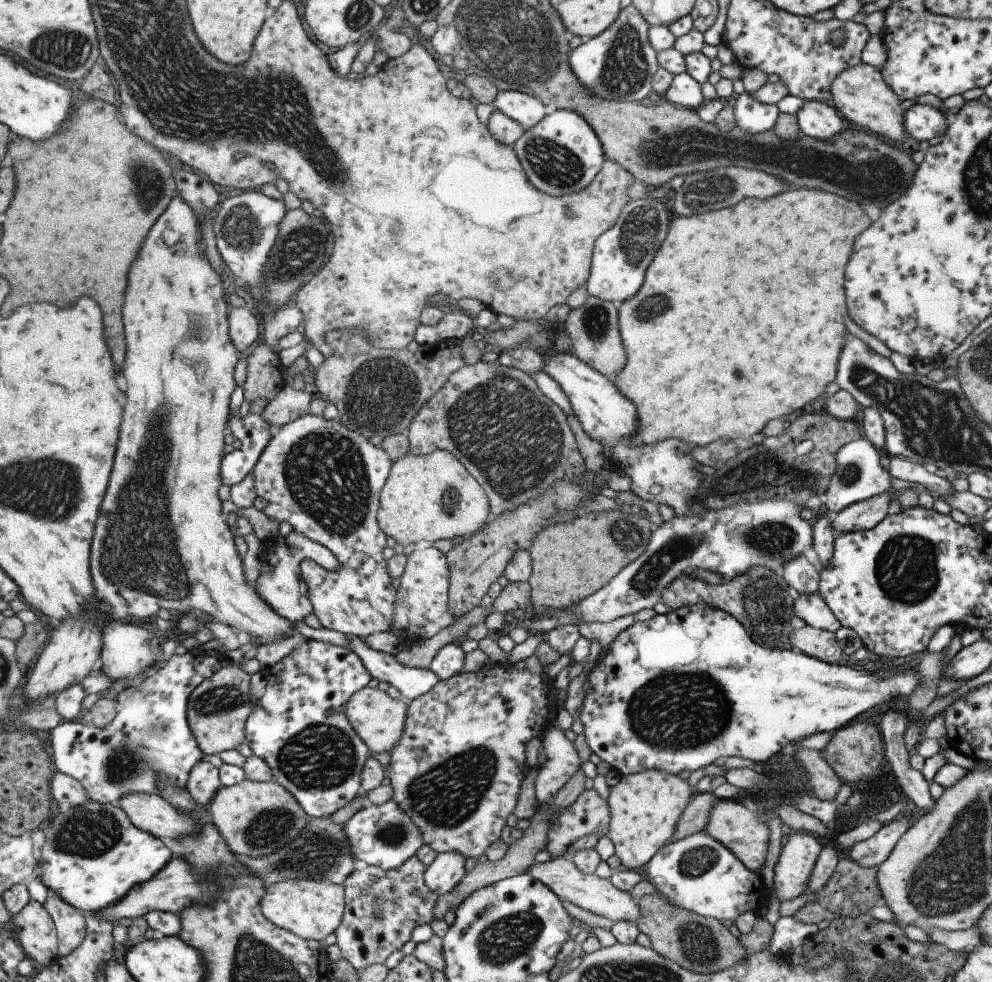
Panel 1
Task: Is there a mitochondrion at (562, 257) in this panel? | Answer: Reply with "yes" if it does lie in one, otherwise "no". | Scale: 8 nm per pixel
no

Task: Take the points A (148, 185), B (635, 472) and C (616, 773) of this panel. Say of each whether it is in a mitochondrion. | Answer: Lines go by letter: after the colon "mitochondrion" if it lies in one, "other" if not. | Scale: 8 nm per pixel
A: mitochondrion
B: other
C: other

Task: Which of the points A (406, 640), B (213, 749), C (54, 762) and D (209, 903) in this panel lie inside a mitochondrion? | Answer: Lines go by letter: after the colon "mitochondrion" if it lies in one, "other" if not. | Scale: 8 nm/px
A: other
B: other
C: other
D: other

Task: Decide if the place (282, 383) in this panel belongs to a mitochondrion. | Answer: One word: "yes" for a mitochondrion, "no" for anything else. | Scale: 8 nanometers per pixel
no

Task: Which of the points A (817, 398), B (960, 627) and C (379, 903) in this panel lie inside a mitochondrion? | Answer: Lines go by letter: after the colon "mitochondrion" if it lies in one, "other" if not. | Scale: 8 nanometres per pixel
A: other
B: other
C: mitochondrion

